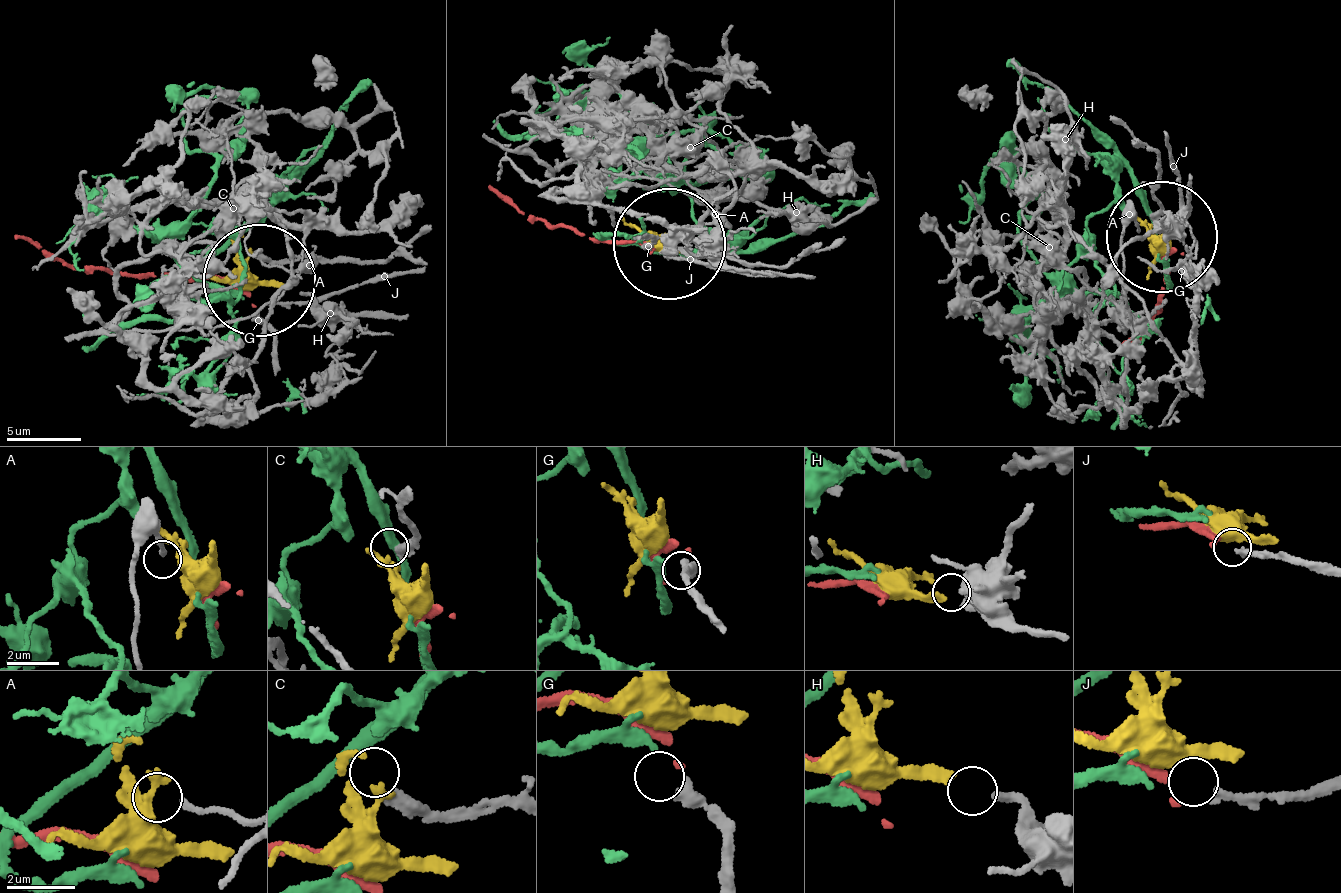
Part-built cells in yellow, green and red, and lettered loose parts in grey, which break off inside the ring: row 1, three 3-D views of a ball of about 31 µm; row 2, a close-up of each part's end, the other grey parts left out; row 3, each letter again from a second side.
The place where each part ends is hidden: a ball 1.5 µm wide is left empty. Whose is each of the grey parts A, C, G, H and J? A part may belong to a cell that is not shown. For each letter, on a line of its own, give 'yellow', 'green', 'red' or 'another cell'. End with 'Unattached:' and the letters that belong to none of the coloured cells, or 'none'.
A: another cell
C: another cell
G: green
H: yellow
J: red
Unattached: A, C

